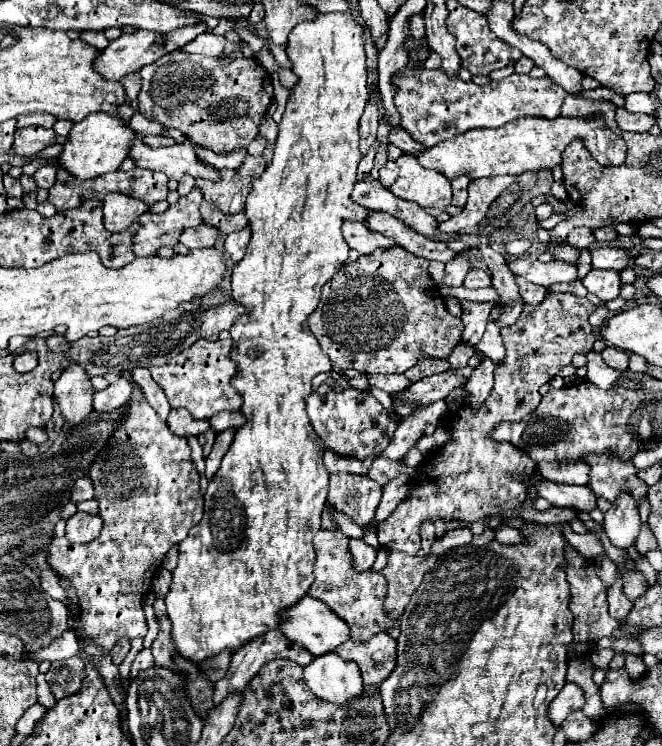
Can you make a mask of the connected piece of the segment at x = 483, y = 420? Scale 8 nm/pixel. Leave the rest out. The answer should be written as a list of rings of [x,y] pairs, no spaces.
[[[546,294],[546,298],[538,306],[524,304],[524,310],[518,316],[516,324],[512,324],[510,328],[500,328],[506,356],[500,364],[496,364],[496,382],[490,396],[482,402],[482,408],[478,408],[478,412],[466,412],[466,408],[450,408],[450,412],[446,412],[442,424],[450,432],[450,440],[424,458],[424,464],[418,466],[418,474],[410,484],[408,498],[402,500],[382,524],[378,524],[380,546],[388,546],[390,550],[400,550],[406,554],[416,554],[420,550],[420,528],[424,520],[436,522],[442,518],[444,522],[460,520],[472,524],[484,516],[498,514],[500,510],[512,510],[524,502],[526,486],[522,484],[522,480],[518,480],[518,472],[534,472],[536,462],[530,460],[530,456],[526,456],[526,452],[522,452],[520,448],[514,448],[514,444],[490,440],[490,432],[494,432],[500,422],[522,420],[526,414],[534,412],[542,398],[538,388],[558,376],[560,370],[572,362],[574,354],[586,354],[592,350],[592,344],[596,340],[594,330],[588,324],[588,316],[592,312],[594,304],[588,298],[578,298],[572,294]]]

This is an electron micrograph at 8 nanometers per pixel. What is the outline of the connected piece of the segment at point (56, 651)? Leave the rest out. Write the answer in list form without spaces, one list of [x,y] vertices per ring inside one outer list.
[[[66,630],[62,636],[58,636],[48,648],[42,648],[36,654],[30,654],[30,658],[36,658],[36,662],[42,660],[64,660],[78,654],[78,640],[76,640],[76,632],[74,630]]]

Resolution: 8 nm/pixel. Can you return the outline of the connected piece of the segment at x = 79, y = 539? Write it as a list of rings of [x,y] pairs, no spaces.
[[[76,512],[66,522],[66,538],[74,544],[86,544],[92,542],[102,528],[102,518],[92,516],[86,512]]]

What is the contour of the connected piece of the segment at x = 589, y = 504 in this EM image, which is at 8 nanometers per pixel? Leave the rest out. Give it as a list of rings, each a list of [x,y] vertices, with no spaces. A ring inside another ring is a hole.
[[[544,480],[536,484],[536,488],[538,496],[546,498],[552,506],[570,506],[580,512],[592,512],[596,508],[596,494],[590,486],[568,486]]]

